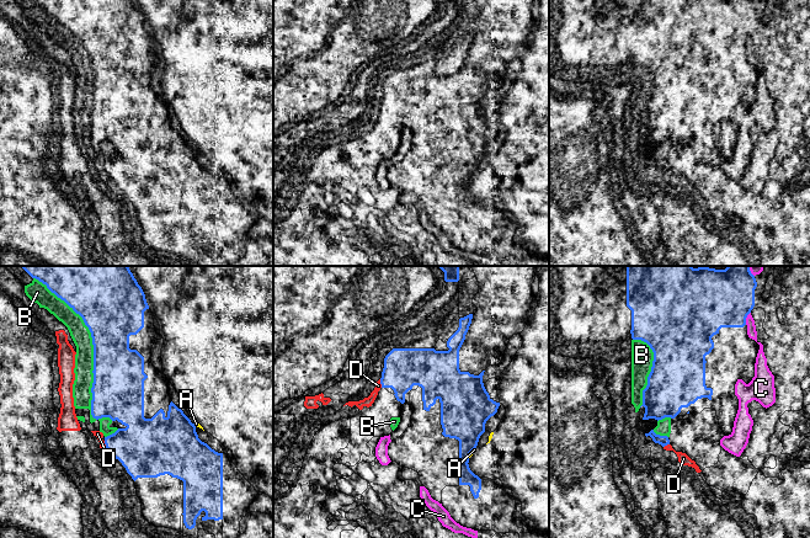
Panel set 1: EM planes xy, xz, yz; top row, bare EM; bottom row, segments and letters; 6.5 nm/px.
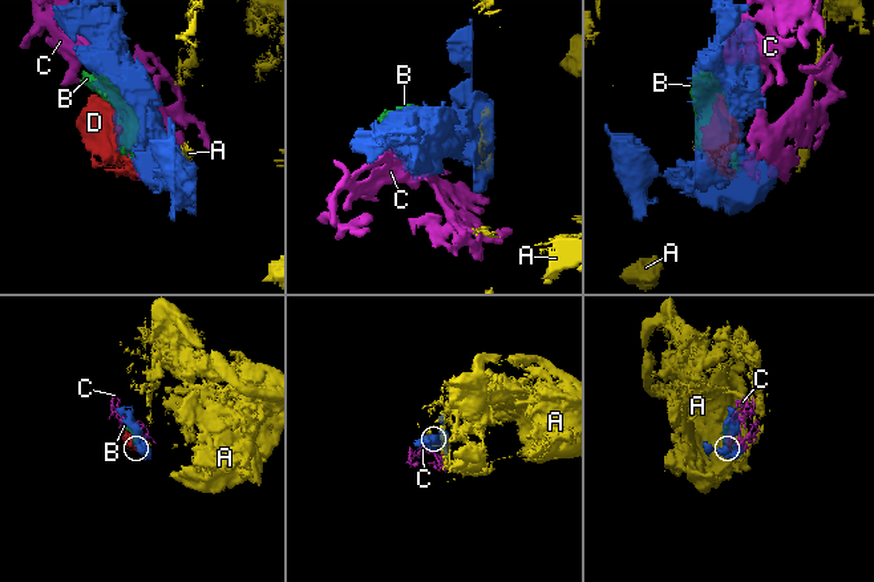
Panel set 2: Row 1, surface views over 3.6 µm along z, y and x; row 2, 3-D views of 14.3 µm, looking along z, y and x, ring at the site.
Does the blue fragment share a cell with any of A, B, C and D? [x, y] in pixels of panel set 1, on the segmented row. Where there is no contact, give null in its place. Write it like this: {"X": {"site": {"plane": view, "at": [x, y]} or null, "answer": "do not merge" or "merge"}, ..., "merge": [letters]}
{"A": {"site": {"plane": "xz", "at": [470, 452]}, "answer": "do not merge"}, "B": {"site": {"plane": "xy", "at": [94, 353]}, "answer": "do not merge"}, "C": {"site": {"plane": "yz", "at": [746, 317]}, "answer": "do not merge"}, "D": {"site": {"plane": "xy", "at": [105, 443]}, "answer": "do not merge"}, "merge": []}

